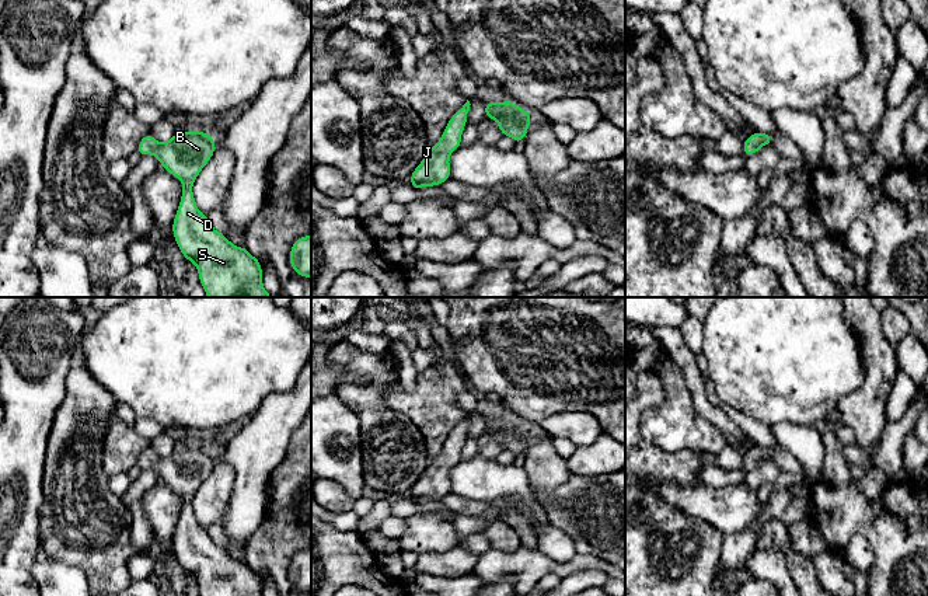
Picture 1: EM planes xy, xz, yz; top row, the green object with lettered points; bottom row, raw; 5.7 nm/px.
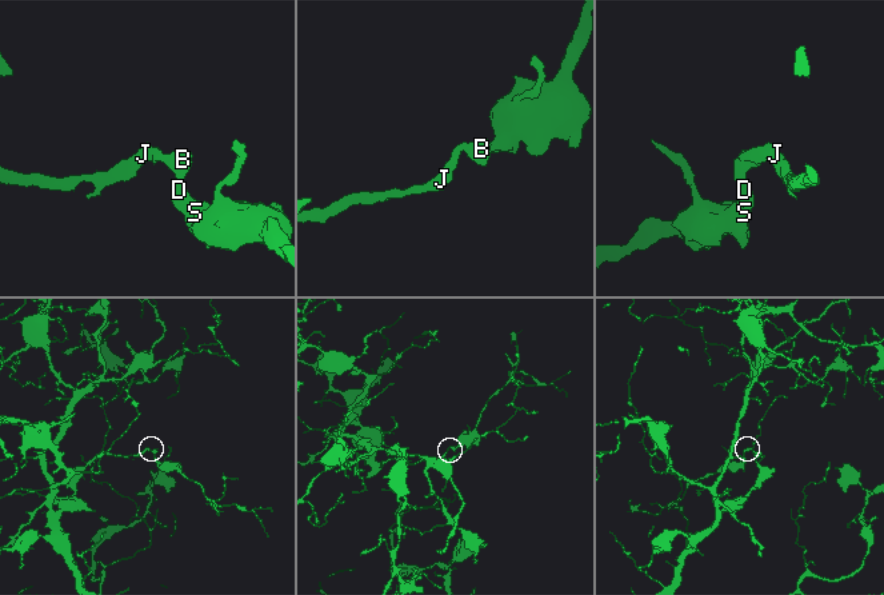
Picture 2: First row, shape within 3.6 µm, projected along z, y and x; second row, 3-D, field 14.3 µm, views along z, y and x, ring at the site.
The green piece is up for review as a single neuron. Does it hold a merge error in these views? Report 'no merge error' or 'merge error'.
no merge error

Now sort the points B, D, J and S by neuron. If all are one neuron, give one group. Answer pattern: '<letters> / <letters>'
B D J S

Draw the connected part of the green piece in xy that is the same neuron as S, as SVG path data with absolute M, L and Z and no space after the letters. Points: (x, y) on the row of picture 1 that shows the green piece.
M191 130L175 133L165 143L149 133L139 142L136 153L156 156L164 170L182 182L172 234L181 254L196 266L207 297L272 297L262 285L259 259L216 231L195 203L192 185L214 150L212 136Z

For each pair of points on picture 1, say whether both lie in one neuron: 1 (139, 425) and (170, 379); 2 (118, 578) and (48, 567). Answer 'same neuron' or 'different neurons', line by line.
1: different neurons
2: different neurons

